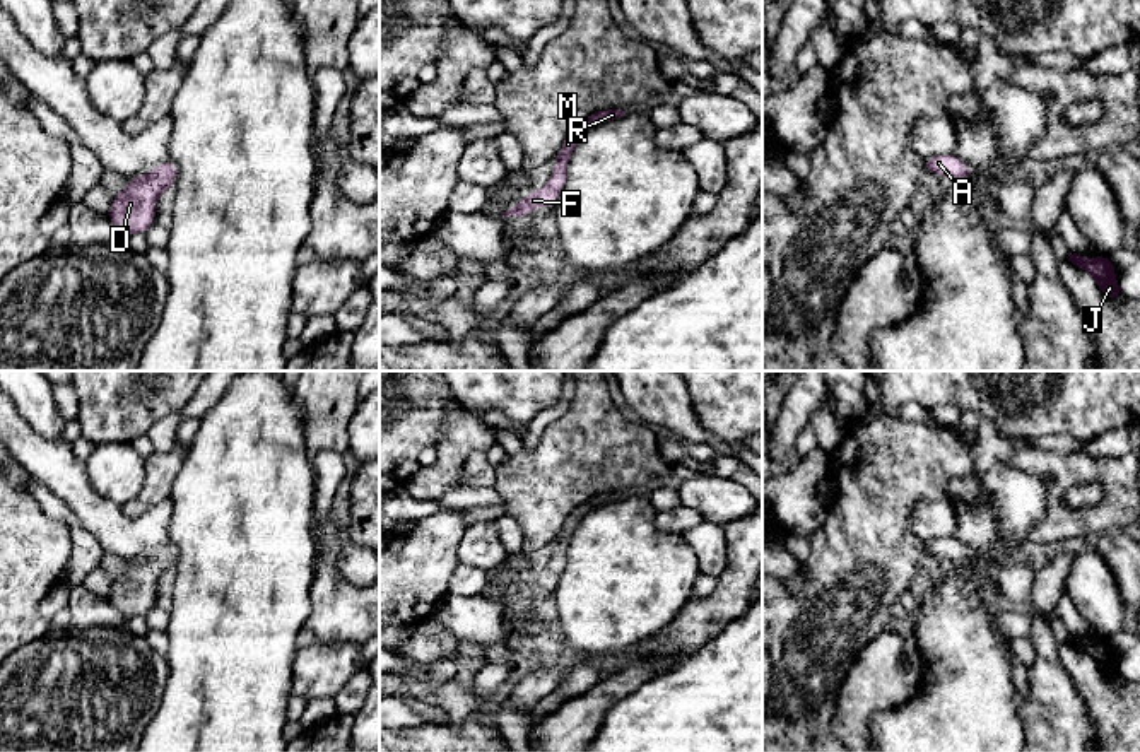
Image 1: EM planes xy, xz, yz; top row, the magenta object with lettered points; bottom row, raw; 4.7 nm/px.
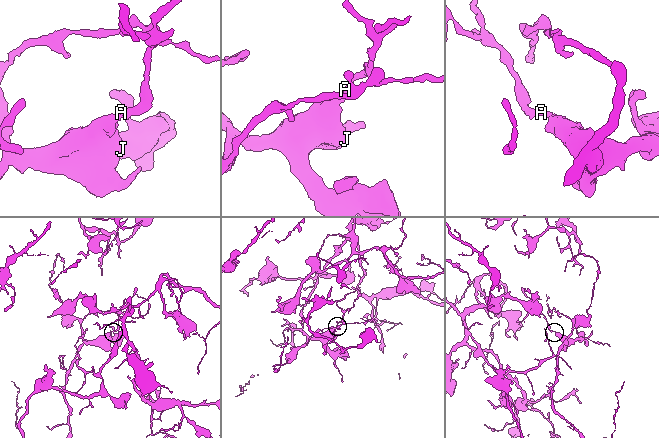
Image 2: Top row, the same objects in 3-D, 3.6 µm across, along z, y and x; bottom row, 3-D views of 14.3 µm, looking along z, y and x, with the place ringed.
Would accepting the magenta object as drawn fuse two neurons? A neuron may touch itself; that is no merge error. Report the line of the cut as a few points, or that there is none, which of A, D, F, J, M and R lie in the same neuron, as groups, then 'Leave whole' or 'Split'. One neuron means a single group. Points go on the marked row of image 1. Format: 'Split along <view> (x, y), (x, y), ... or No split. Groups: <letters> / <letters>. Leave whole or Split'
No split. Groups: A D F J M R. Leave whole

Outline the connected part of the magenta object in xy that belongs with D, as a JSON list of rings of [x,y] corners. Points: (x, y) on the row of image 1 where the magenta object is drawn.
[[[166,161],[147,174],[130,178],[128,186],[113,195],[109,220],[126,236],[145,234],[156,222],[157,197],[173,188],[176,174],[176,166]]]

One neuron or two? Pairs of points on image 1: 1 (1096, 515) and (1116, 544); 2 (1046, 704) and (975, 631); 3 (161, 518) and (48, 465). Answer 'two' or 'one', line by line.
1: two
2: two
3: one

